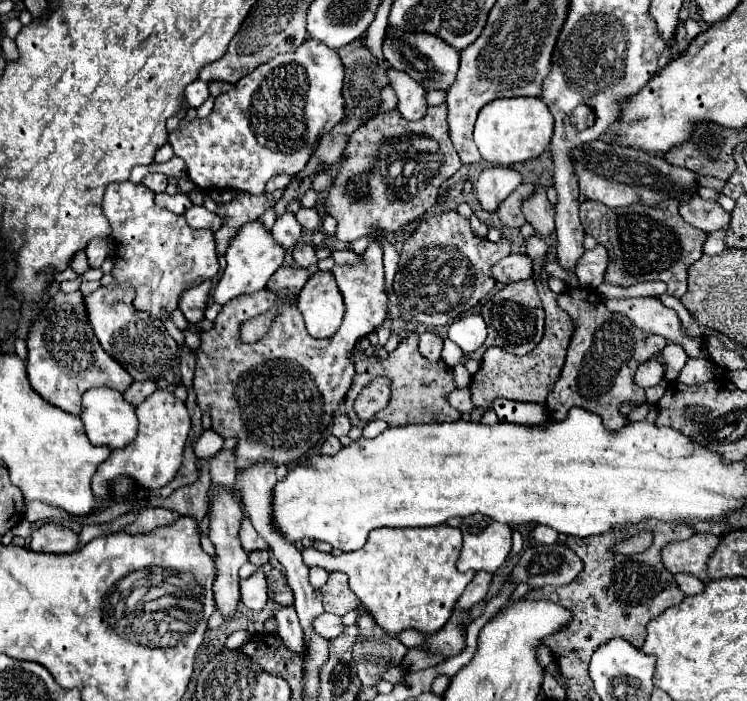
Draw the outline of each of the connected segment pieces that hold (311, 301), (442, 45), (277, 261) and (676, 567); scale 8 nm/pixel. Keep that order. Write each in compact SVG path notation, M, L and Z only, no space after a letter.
M330 272L310 276L298 296L298 310L314 338L332 338L342 324L344 298Z
M388 30L384 36L382 54L392 68L398 68L400 72L410 74L426 90L448 90L456 78L456 72L458 72L458 52L434 34L422 34L422 32L418 32L418 34L414 34L414 32L390 34L390 30Z
M248 222L246 226L242 226L238 230L238 236L230 242L228 250L226 250L226 260L228 266L214 290L214 302L216 304L226 304L230 300L234 300L236 296L242 294L254 294L258 290L266 288L266 282L270 280L270 276L282 266L284 262L284 254L286 250L280 248L274 240L272 234L258 222Z
M694 534L684 542L672 542L662 550L664 566L672 572L688 572L706 580L706 564L714 550L718 548L720 538L714 534Z

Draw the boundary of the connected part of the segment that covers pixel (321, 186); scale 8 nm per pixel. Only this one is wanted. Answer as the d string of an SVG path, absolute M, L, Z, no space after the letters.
M327 172L318 174L312 181L311 189L318 192L325 190L327 187L332 185L334 178L331 177Z

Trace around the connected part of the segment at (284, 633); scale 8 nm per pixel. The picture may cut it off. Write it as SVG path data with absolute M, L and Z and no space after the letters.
M280 608L278 612L274 612L276 620L278 620L278 634L284 640L286 648L294 654L298 654L300 658L306 656L306 638L302 634L302 626L298 622L298 616L294 614L294 608Z

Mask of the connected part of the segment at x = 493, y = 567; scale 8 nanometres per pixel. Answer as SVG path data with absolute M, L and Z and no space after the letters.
M472 514L470 518L464 518L464 522L460 524L460 532L464 538L460 558L456 562L456 568L460 572L496 572L504 564L512 548L510 526L494 522L484 514Z

